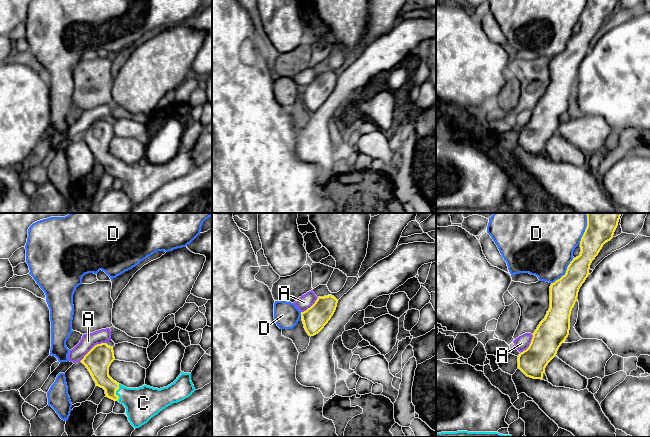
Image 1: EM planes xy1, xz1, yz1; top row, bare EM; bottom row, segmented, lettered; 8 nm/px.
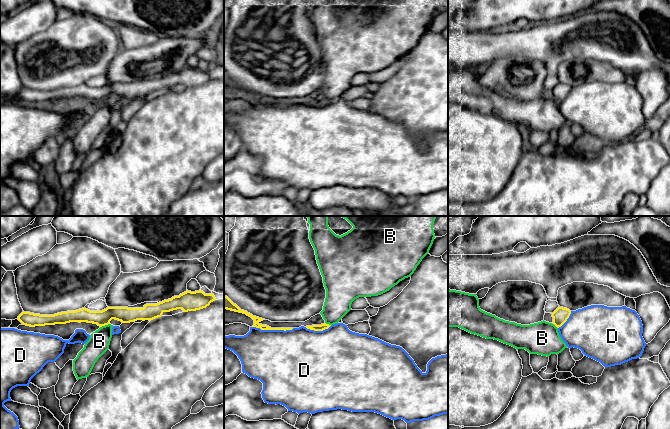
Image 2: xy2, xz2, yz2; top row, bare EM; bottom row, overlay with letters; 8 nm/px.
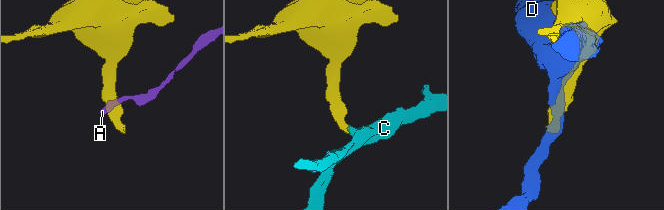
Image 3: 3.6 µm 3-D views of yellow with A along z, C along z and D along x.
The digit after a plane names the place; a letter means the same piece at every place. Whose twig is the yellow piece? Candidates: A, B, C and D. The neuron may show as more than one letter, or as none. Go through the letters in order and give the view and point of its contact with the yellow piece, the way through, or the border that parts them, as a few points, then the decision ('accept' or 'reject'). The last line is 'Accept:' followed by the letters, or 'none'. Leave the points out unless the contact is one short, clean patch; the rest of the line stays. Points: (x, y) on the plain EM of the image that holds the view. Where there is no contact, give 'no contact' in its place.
A: meets yellow in xy1 at (92, 124); border along xy1 (105, 118), (96, 120), (79, 137); reject
B: meets yellow in xy2 at (104, 101); border along xy2 (109, 99), (100, 103); reject
C: meets yellow in xy1 at (115, 168); runs through xy1 (98, 142), (101, 153), (115, 168), (143, 179); accept
D: meets yellow in xz2 at (273, 105); reject
Accept: C

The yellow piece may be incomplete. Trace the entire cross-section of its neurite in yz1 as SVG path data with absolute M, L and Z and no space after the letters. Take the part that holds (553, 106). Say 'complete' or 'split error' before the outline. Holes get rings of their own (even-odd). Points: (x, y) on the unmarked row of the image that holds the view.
complete; M587 0L585 8L580 17L580 31L570 38L566 49L550 62L550 84L545 94L540 98L529 123L518 132L518 144L533 155L543 155L545 144L556 132L562 119L566 116L570 106L570 91L577 77L578 68L589 51L592 37L598 31L603 21L613 14L618 0Z

